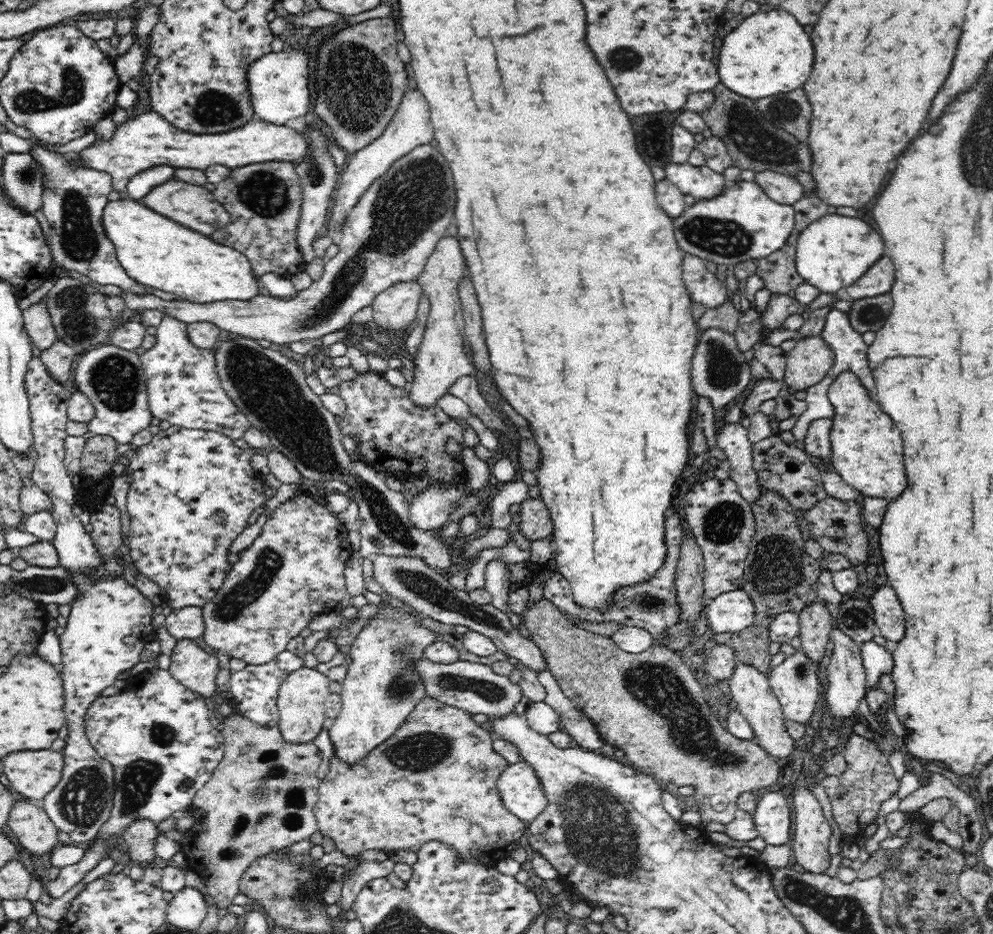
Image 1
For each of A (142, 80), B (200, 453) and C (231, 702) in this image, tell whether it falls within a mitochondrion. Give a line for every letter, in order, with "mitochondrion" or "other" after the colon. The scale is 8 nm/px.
A: other
B: other
C: other

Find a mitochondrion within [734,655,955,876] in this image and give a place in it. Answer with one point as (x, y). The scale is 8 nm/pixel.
(801, 673)

